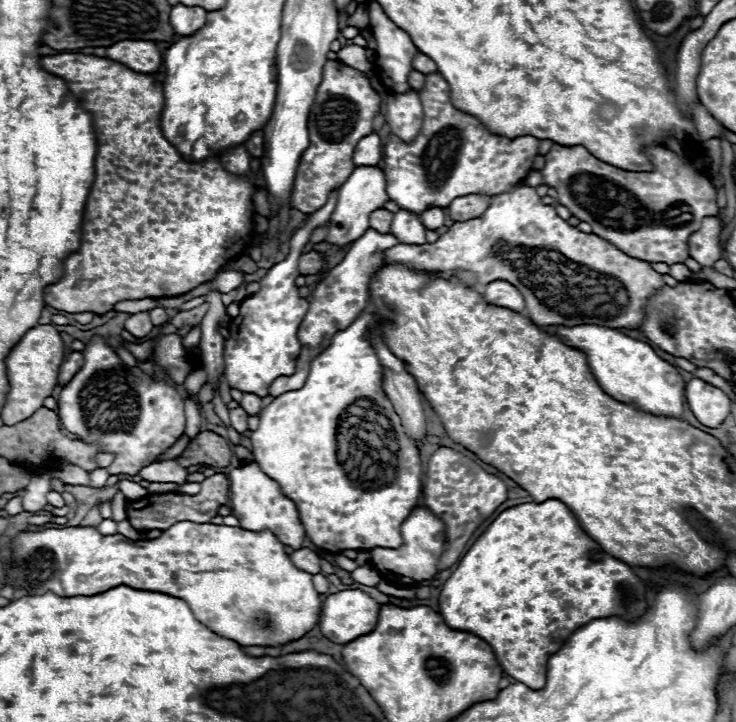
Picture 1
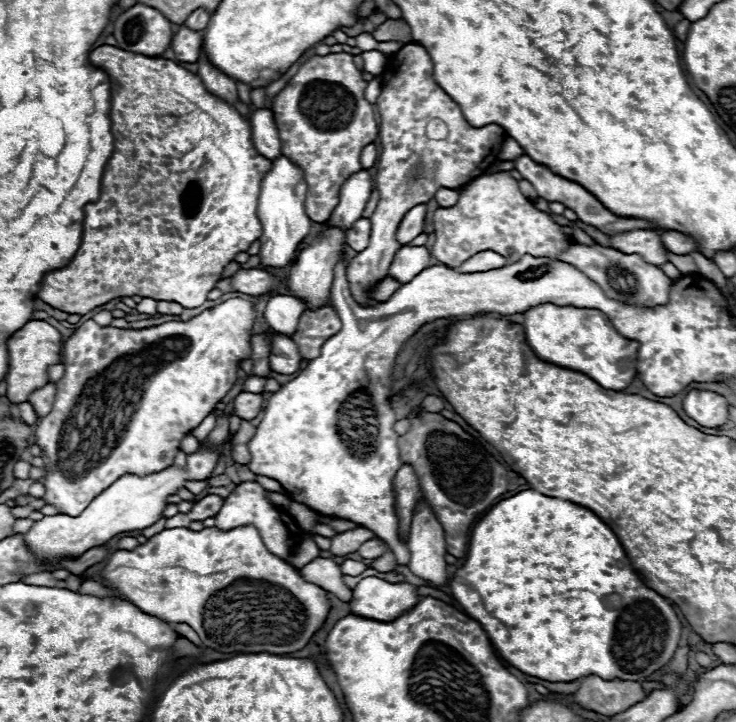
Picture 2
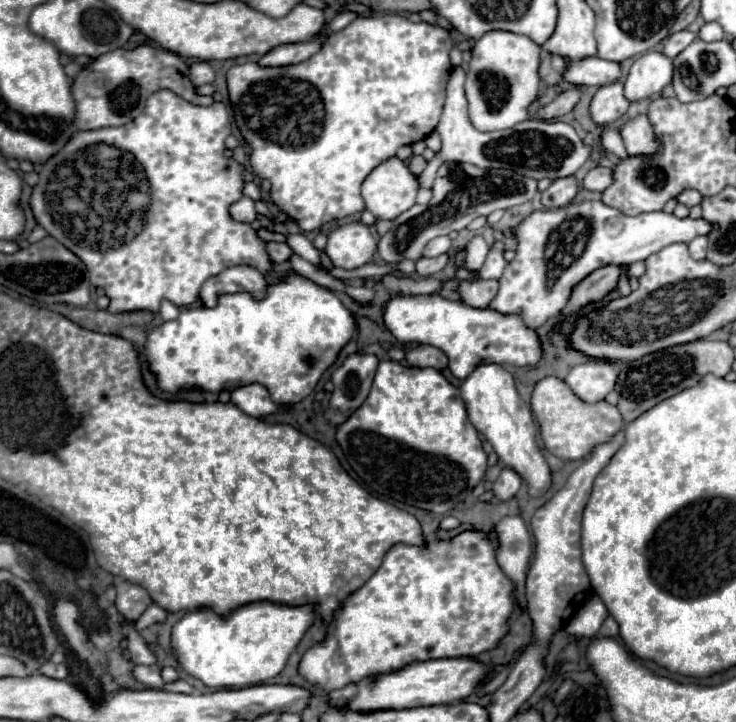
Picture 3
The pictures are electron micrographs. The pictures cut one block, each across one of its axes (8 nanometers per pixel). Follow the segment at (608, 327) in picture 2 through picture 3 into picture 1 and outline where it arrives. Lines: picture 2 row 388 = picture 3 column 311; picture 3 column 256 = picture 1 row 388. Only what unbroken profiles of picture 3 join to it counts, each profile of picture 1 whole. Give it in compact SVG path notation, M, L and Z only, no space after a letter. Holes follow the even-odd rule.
M558 326L556 336L566 346L586 354L590 372L608 396L622 402L634 402L640 410L648 410L656 416L682 416L686 384L678 370L662 360L650 344L634 340L620 330L606 326Z

